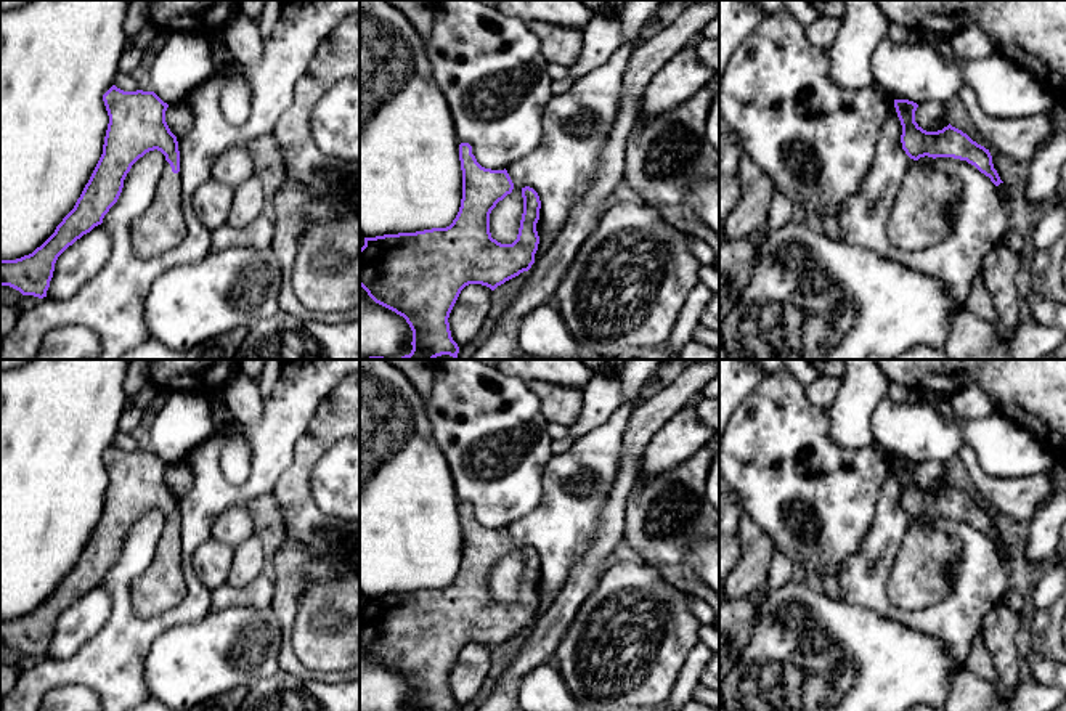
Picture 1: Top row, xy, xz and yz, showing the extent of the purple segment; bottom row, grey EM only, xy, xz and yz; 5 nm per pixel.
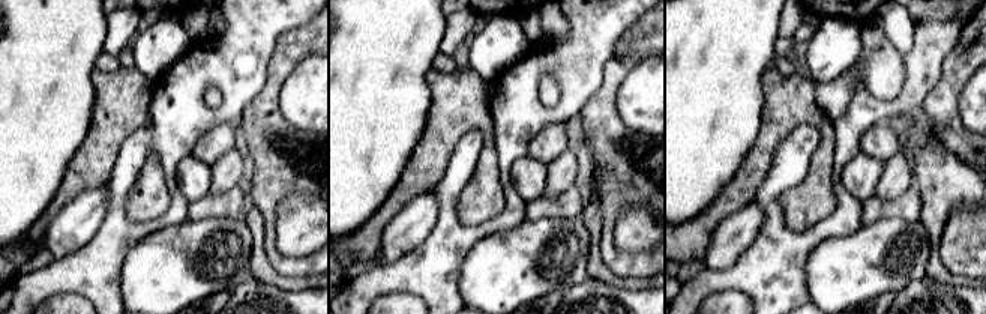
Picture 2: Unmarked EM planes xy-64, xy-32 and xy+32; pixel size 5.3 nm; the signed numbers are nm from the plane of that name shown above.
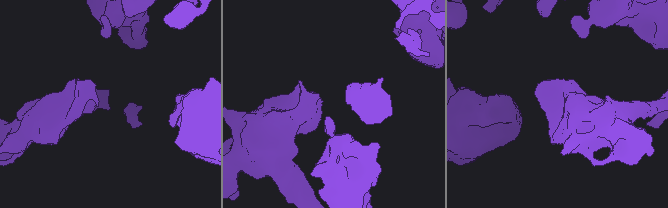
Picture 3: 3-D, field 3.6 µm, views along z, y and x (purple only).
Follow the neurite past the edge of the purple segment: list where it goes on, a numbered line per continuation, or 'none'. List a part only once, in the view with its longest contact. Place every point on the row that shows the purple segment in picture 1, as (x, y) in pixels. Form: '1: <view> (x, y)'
1: xy (162, 227)

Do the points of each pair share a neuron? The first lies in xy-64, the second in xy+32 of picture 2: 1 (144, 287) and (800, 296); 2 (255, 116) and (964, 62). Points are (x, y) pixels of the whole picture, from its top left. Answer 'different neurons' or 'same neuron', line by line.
1: different neurons
2: same neuron

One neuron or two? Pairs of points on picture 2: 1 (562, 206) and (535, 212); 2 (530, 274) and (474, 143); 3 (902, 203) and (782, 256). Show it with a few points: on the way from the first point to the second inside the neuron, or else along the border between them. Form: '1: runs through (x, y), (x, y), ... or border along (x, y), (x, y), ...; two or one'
1: runs through (556, 208), (541, 208); one
2: border along (526, 220), (515, 227), (494, 232), (479, 241); two
3: border along (863, 203), (862, 223); two

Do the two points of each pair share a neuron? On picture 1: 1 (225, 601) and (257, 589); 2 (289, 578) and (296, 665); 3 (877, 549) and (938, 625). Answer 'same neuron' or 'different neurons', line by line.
1: same neuron
2: same neuron
3: same neuron

